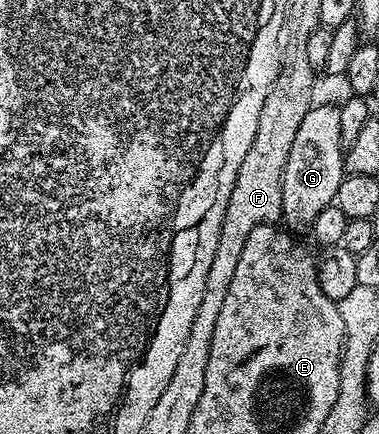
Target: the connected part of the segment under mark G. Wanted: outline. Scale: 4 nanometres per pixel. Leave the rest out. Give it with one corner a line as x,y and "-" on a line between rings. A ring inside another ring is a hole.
314,104
309,113
305,113
300,128
297,129
296,139
289,151
289,158
285,165
285,173
282,175
282,222
284,226
293,233
308,232
313,221
321,211
335,200
337,188
344,177
343,170
343,148
341,141
341,115
336,104
319,105

